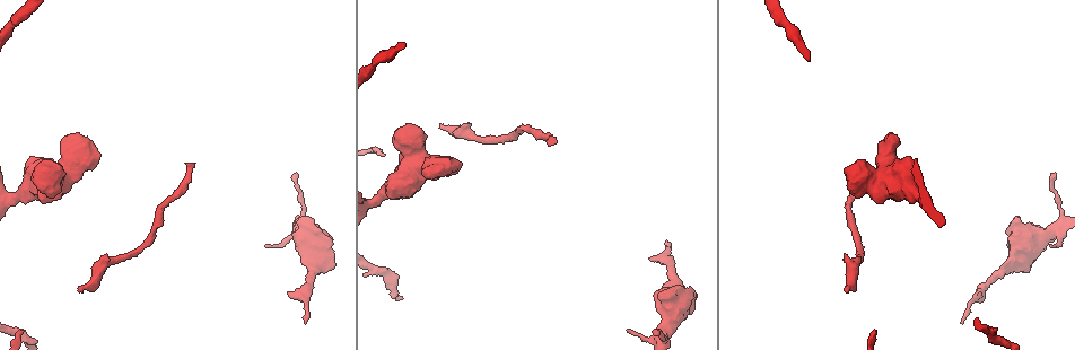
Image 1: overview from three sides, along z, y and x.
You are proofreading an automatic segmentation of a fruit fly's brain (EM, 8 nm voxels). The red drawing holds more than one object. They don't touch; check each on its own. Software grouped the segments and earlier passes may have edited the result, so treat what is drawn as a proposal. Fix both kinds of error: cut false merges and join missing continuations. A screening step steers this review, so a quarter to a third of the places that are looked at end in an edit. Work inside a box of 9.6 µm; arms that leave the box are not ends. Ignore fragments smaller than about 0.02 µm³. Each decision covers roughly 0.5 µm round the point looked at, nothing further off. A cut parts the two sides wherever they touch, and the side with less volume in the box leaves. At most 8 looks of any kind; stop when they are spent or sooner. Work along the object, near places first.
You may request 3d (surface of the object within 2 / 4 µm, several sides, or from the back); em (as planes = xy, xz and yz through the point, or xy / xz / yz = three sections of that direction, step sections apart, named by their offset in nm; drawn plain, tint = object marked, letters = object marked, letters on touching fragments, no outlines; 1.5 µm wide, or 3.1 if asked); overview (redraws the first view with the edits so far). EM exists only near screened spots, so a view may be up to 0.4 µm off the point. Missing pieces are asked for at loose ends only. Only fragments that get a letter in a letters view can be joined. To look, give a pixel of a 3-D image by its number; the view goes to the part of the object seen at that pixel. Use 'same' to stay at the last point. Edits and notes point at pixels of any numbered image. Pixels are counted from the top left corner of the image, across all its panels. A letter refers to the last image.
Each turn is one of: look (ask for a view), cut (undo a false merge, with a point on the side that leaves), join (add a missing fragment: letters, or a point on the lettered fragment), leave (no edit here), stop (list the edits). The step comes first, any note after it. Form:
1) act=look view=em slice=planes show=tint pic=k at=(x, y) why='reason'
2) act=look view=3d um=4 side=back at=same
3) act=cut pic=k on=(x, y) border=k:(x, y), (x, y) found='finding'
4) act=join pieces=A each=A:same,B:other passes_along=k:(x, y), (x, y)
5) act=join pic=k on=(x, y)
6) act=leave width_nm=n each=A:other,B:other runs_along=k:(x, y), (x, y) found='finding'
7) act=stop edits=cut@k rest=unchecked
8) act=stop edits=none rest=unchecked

act=look view=em slice=planes show=letters pic=1 at=(1053, 174) why='branch stops here'

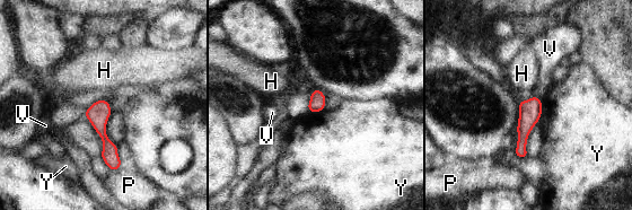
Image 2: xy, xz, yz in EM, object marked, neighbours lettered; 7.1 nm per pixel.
act=leave each=H:other,P:other,V:other,Y:other border=2:(535, 95), (541, 101) found='no lettered fragment goes on from it'

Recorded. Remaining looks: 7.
act=look view=3d um=4 pic=1 at=(557, 141) why='long arm stops here'

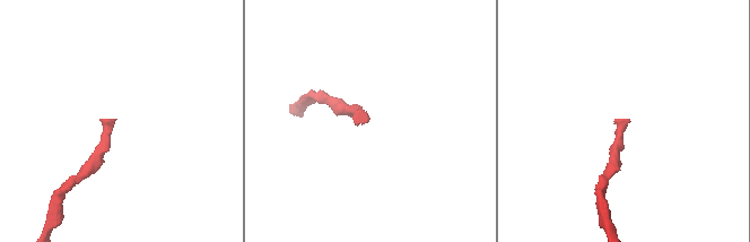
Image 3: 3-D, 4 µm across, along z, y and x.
act=look view=em slice=xz step=4 show=tint pic=3 at=(115, 120)

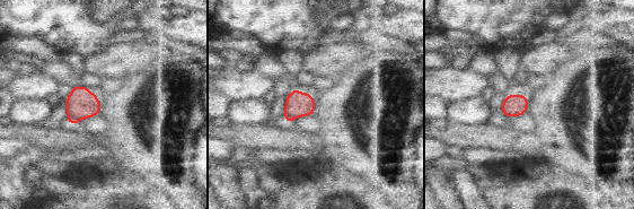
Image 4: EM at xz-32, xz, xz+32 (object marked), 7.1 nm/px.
act=look view=em slice=xz step=4 show=letters at=same why='what lies round it'

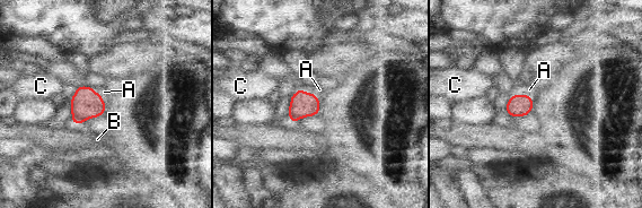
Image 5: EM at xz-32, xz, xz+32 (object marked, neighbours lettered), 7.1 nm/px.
act=join pieces=A longest_contact=A:220nm each=A:same,B:other,C:other found='it goes on there'

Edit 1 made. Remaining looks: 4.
act=look view=overview

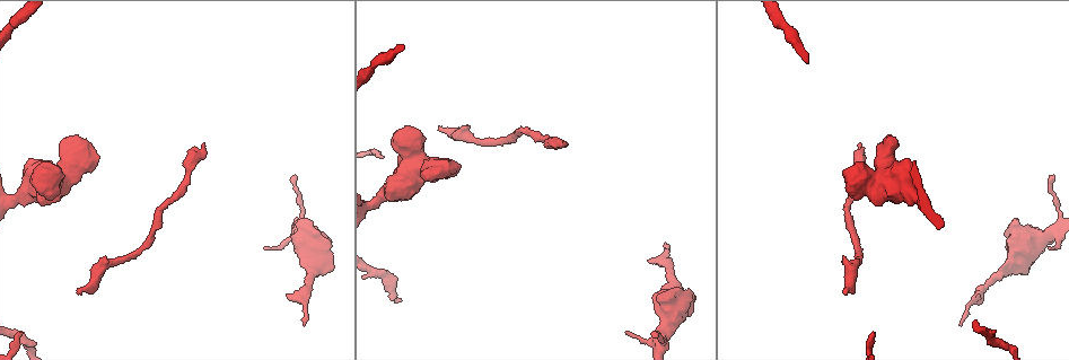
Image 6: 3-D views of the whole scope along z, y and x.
act=look view=em slice=planes show=letters pic=6 at=(846, 290) why='branch stops here'

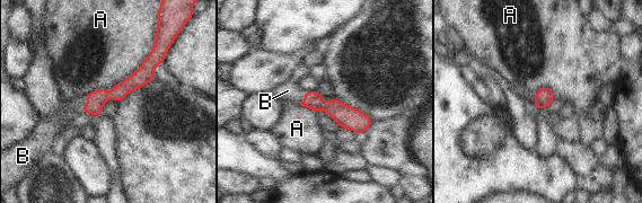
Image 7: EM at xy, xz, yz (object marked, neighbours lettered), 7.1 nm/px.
act=join pieces=B each=A:other,B:same passes_along=7:(96, 99), (87, 103), (58, 120) found='it goes on there'

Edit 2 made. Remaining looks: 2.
act=stop edits=join@5,join@7 rest=unchecked

